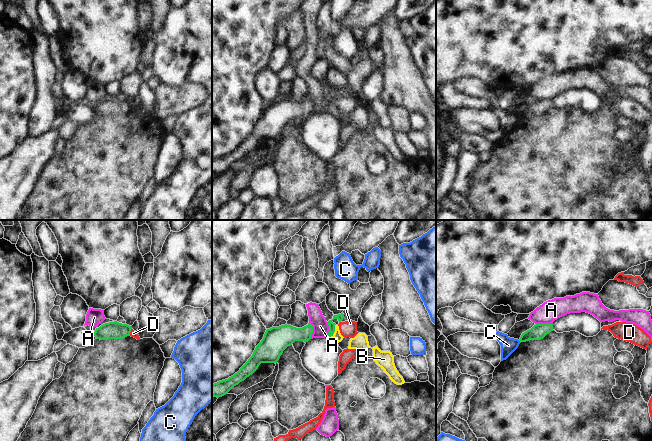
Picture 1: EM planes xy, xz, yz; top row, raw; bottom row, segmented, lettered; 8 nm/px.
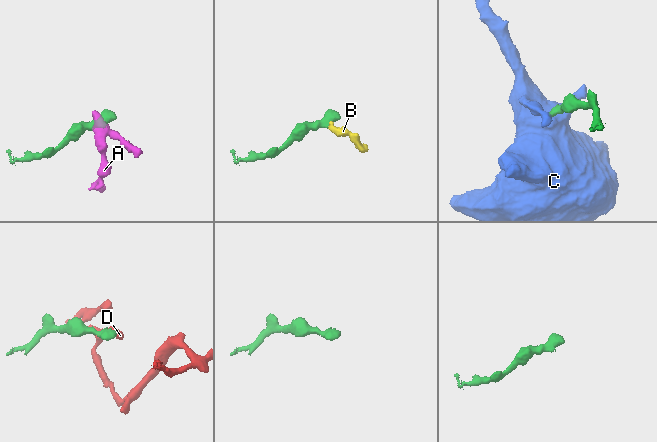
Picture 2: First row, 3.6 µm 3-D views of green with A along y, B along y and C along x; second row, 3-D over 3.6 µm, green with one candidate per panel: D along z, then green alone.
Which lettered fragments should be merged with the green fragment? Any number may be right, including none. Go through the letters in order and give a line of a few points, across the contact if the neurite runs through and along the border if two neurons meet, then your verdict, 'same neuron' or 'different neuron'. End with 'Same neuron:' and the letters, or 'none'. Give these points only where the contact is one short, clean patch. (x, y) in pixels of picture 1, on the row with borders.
A: xz (309, 321), (312, 326), (311, 338) | different neuron
B: xz (331, 325), (334, 331), (337, 337) | same neuron
C: yz (518, 340), (520, 342) | different neuron
D: xy (131, 326), (129, 335) | different neuron
Same neuron: B

